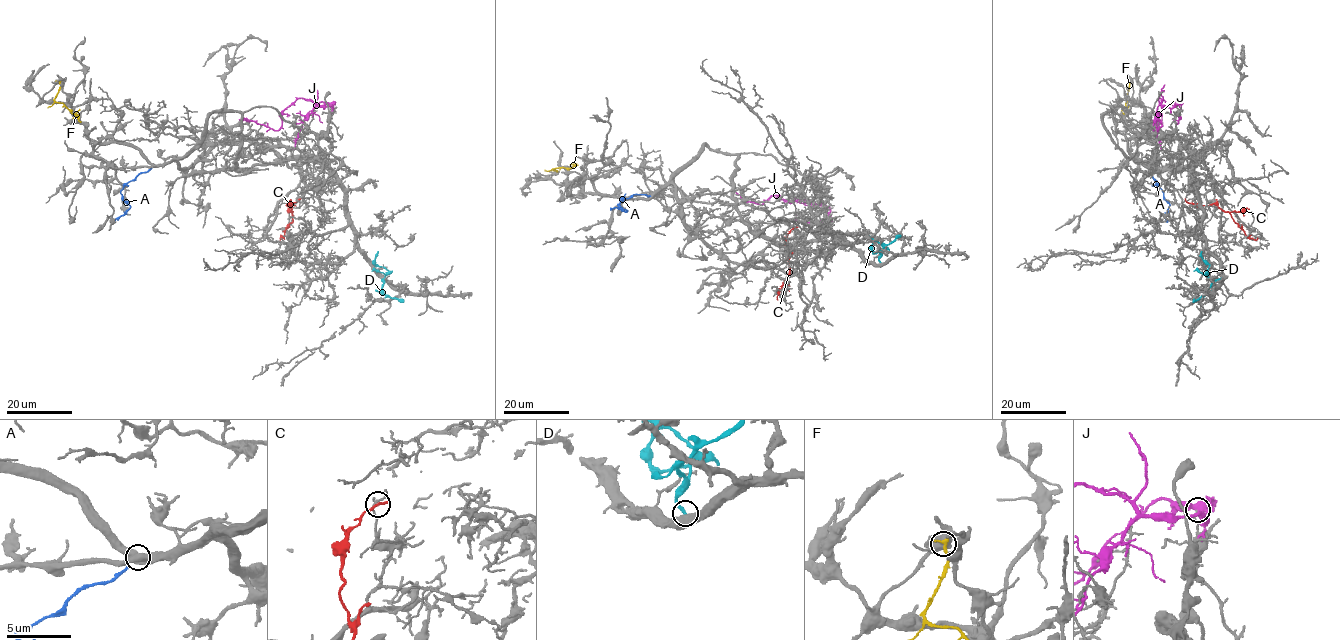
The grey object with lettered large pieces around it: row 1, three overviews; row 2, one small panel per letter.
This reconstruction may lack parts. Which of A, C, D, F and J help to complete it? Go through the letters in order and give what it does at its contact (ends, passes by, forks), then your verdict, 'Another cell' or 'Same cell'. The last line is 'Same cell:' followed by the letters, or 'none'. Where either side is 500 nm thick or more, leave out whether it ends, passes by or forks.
A: Another cell
C: It ends there. Another cell
D: Another cell
F: Another cell
J: It forks there. Another cell
Same cell: none

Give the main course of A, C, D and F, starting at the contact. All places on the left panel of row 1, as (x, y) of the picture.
A: (154, 165), (140, 172), (121, 190), (122, 198), (130, 207), (113, 221)
C: (297, 200), (288, 205), (293, 212), (293, 220), (280, 238)
D: (384, 278), (381, 279), (388, 271), (375, 263), (378, 251)
F: (59, 81), (55, 101), (61, 102), (81, 122)

